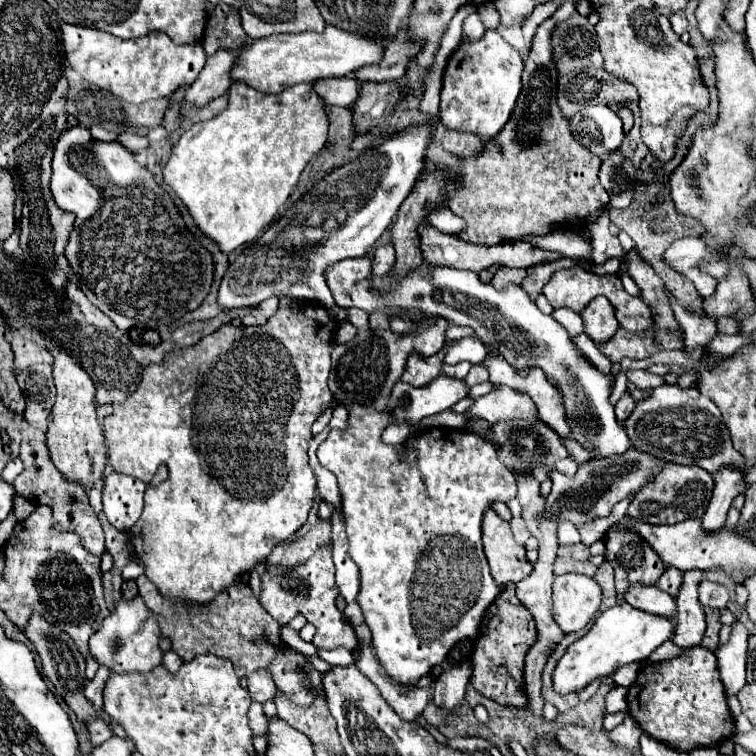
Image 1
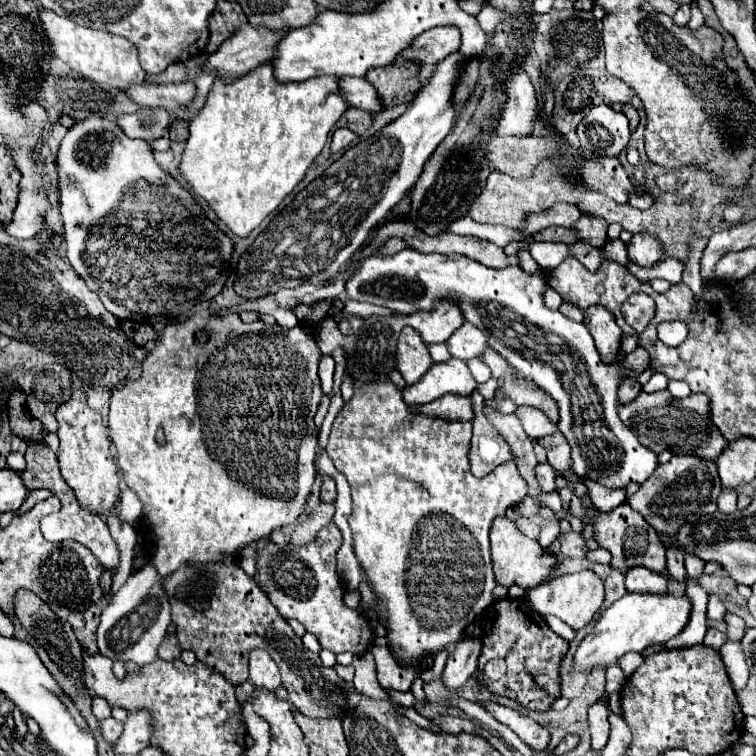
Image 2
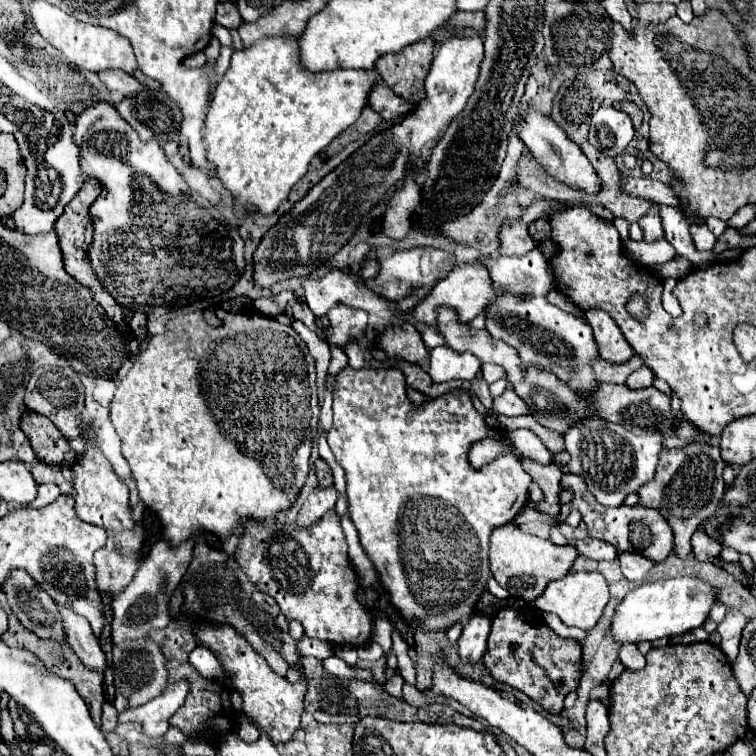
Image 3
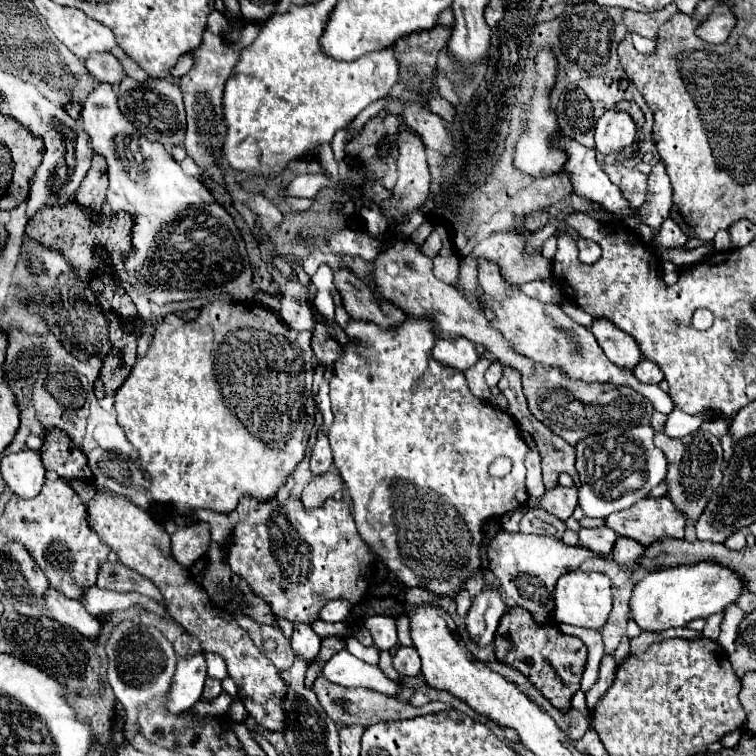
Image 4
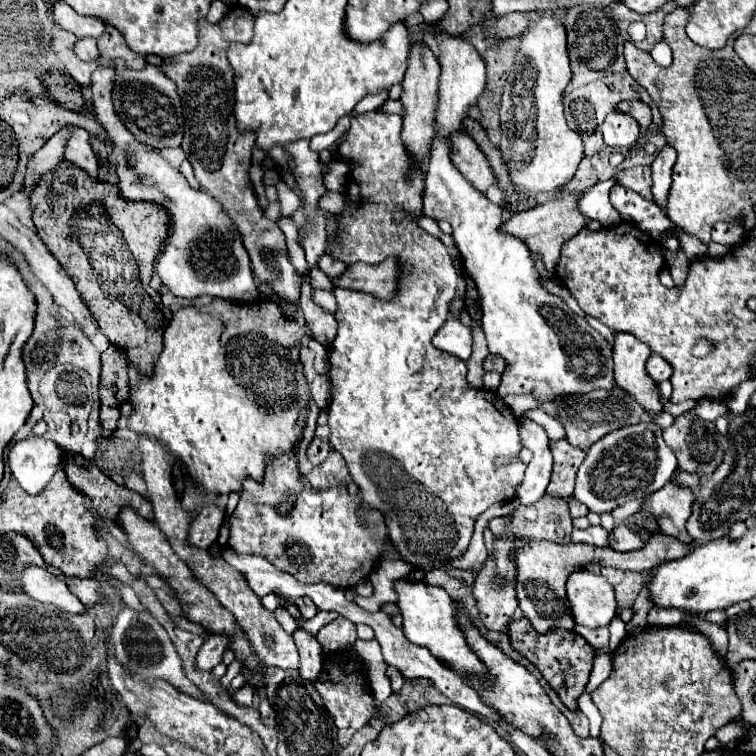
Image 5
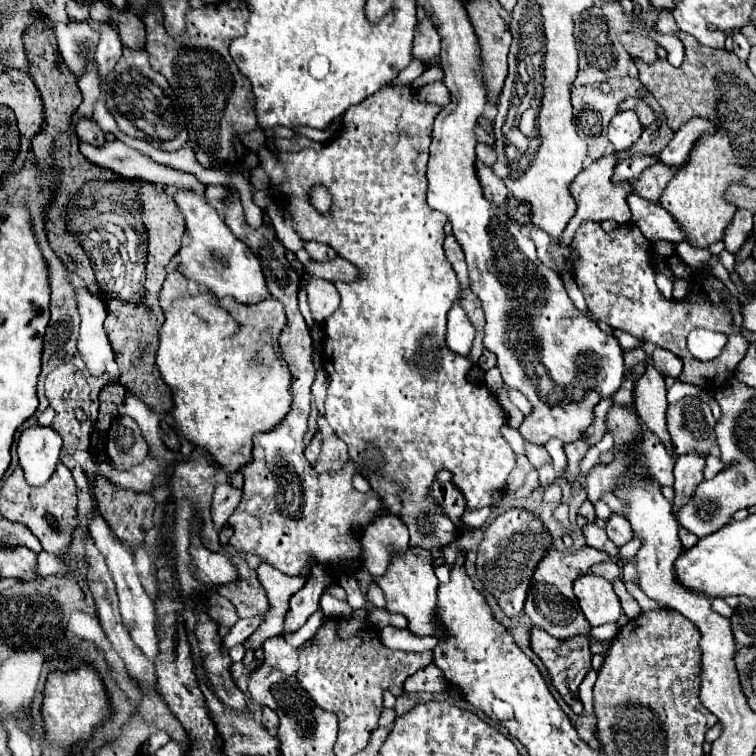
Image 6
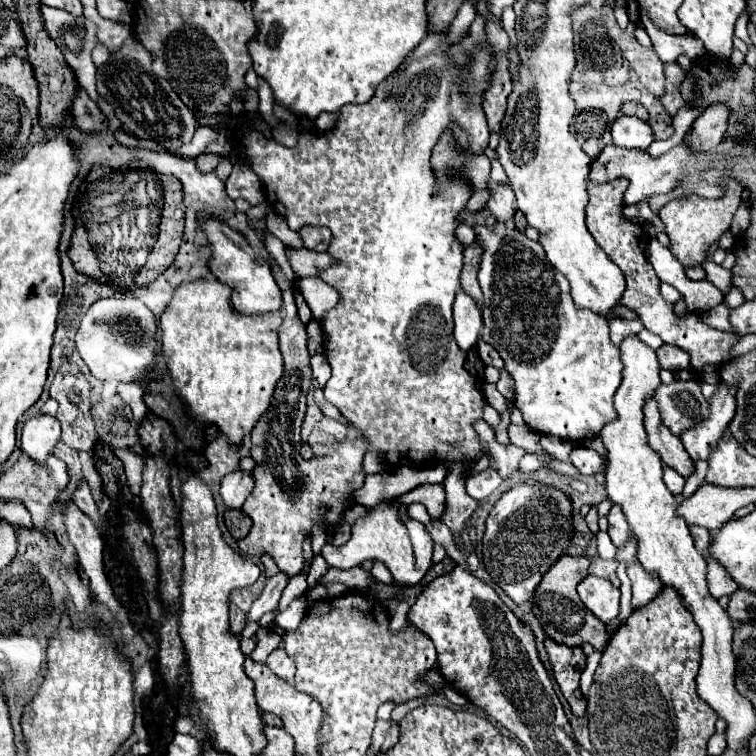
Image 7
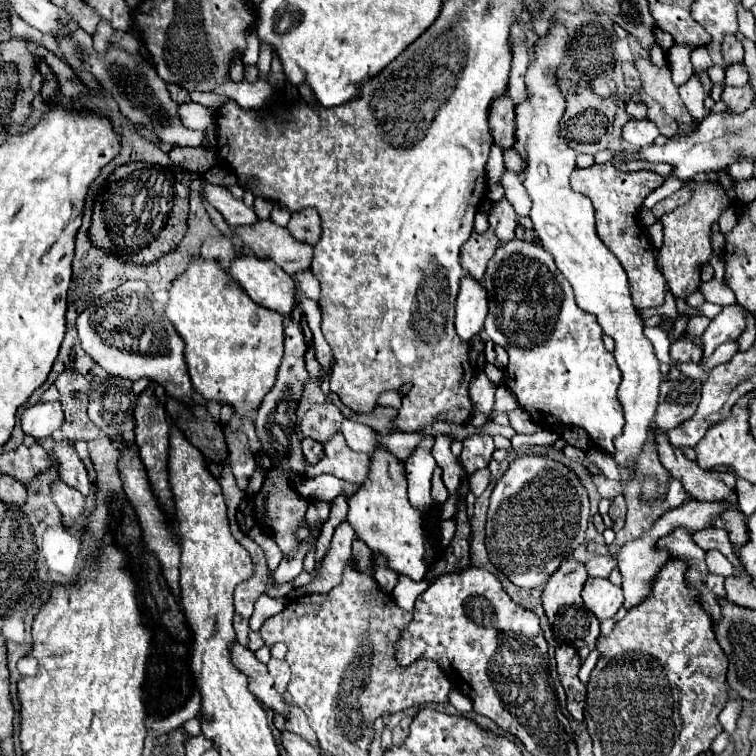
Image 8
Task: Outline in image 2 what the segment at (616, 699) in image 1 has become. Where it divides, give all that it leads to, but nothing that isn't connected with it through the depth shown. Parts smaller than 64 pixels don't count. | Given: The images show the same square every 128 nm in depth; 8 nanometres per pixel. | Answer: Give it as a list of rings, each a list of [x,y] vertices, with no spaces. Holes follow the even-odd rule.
[[[596,702],[594,706],[590,706],[588,712],[588,726],[590,726],[590,738],[592,738],[592,750],[600,752],[606,742],[608,742],[608,732],[610,732],[610,724],[608,724],[608,706],[602,702]]]

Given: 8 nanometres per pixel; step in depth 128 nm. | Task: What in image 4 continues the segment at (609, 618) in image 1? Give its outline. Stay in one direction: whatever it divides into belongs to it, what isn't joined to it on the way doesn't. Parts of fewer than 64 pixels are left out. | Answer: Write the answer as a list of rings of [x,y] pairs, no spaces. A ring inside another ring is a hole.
[[[700,560],[694,564],[682,564],[646,574],[632,592],[630,610],[632,618],[642,630],[660,632],[666,628],[686,626],[696,618],[708,618],[716,612],[724,612],[726,606],[738,600],[744,588],[744,578],[738,572],[732,572],[714,560]]]

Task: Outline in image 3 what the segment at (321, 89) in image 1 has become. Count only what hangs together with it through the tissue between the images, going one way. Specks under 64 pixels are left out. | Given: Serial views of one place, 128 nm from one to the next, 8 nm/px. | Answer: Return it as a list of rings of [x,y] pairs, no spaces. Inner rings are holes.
[[[380,76],[376,78],[376,88],[372,88],[368,104],[384,120],[396,120],[396,122],[400,122],[402,118],[406,118],[406,114],[410,114],[414,110],[414,104],[410,104],[410,102],[402,100],[398,94],[394,94],[394,90],[390,90]]]

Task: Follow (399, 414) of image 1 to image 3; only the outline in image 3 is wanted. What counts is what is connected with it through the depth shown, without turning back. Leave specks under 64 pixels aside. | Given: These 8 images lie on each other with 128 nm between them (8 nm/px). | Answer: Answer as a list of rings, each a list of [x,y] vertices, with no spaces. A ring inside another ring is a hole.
[[[436,346],[430,350],[428,374],[436,384],[458,378],[472,380],[480,372],[480,360],[470,352],[456,352],[448,346]]]

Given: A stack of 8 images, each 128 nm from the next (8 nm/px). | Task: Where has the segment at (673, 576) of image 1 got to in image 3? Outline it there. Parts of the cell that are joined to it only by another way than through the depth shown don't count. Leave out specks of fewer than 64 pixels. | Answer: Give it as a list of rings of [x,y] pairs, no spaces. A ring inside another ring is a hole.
[[[690,442],[684,448],[660,450],[660,460],[656,468],[656,476],[652,482],[644,484],[640,494],[640,504],[646,508],[656,508],[668,520],[674,530],[674,550],[680,558],[686,558],[692,552],[690,538],[696,532],[698,524],[718,510],[720,498],[724,494],[724,480],[722,480],[722,456],[720,446],[708,442]]]

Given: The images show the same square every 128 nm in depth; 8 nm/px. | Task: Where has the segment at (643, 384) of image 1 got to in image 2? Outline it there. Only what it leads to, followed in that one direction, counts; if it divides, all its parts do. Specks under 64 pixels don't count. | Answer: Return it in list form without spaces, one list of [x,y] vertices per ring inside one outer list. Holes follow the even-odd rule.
[[[404,248],[402,252],[398,252],[398,254],[390,256],[390,258],[382,258],[382,256],[370,256],[370,258],[366,258],[366,260],[362,262],[362,266],[360,266],[360,268],[348,278],[348,282],[346,282],[346,290],[348,290],[348,296],[350,296],[352,300],[360,300],[360,302],[370,302],[370,304],[386,306],[386,308],[394,310],[396,314],[412,314],[412,312],[416,312],[416,310],[432,310],[432,306],[434,306],[436,300],[454,300],[454,302],[458,302],[460,308],[462,308],[462,312],[464,312],[466,322],[476,324],[476,326],[486,334],[486,340],[488,340],[488,344],[490,344],[494,350],[498,350],[504,358],[508,358],[508,362],[510,362],[524,378],[534,380],[538,386],[542,386],[542,388],[558,402],[558,406],[560,406],[560,422],[558,422],[558,430],[564,434],[564,438],[568,440],[568,444],[570,444],[570,448],[572,448],[574,472],[576,472],[578,476],[586,478],[586,480],[598,482],[598,484],[602,484],[602,486],[606,486],[606,488],[614,488],[614,490],[616,490],[616,488],[626,488],[630,482],[638,482],[638,484],[640,484],[640,482],[644,482],[646,478],[650,478],[650,474],[652,474],[654,468],[658,466],[658,454],[654,454],[650,448],[638,444],[638,438],[635,434],[630,432],[630,430],[622,424],[622,420],[618,418],[618,412],[616,412],[616,408],[618,408],[616,390],[618,390],[620,382],[624,380],[624,378],[620,378],[618,364],[608,366],[608,364],[604,364],[604,362],[600,360],[600,354],[598,354],[596,344],[594,344],[594,338],[590,336],[590,332],[588,332],[588,328],[586,328],[584,324],[574,322],[574,320],[566,318],[564,314],[560,314],[558,310],[550,310],[550,308],[544,304],[544,292],[546,292],[546,288],[548,288],[548,286],[546,286],[546,274],[544,274],[544,272],[528,274],[528,272],[524,272],[520,266],[488,268],[488,266],[484,266],[484,264],[480,264],[480,262],[476,262],[476,260],[472,260],[472,258],[468,258],[468,256],[462,256],[462,254],[436,254],[436,252],[424,254],[424,252],[418,252],[418,250],[412,250],[412,248]],[[640,464],[644,464],[646,470],[640,470]]]

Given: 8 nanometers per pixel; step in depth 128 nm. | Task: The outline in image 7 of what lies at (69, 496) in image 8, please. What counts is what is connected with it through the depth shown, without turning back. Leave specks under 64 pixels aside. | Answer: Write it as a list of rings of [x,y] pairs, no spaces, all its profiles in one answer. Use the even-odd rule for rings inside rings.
[[[74,502],[64,504],[62,518],[64,518],[66,530],[68,530],[68,538],[70,538],[70,542],[74,544],[74,548],[78,552],[78,562],[80,562],[82,570],[88,576],[90,592],[94,592],[94,596],[100,602],[108,604],[108,608],[112,610],[114,618],[120,624],[126,624],[128,622],[126,612],[114,600],[112,588],[110,588],[110,584],[106,580],[106,574],[104,574],[104,562],[102,562],[104,542],[100,538],[100,532],[92,524],[92,520],[86,514],[82,514],[82,510],[78,510],[78,506],[74,506]]]

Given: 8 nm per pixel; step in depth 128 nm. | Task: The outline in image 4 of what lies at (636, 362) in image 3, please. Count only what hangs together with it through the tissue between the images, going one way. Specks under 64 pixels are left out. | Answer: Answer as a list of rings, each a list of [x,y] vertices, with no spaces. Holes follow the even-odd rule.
[[[486,258],[478,260],[478,282],[484,290],[484,298],[486,298],[486,306],[492,312],[490,318],[490,326],[494,326],[494,330],[498,330],[506,342],[510,342],[512,350],[516,350],[518,354],[542,364],[542,366],[552,366],[562,370],[570,380],[582,380],[582,382],[610,382],[616,386],[630,386],[643,396],[648,398],[654,405],[654,409],[668,415],[673,411],[674,404],[668,394],[660,389],[660,387],[652,384],[643,384],[636,379],[634,374],[630,374],[630,370],[622,370],[616,364],[612,364],[606,354],[602,352],[602,348],[598,346],[594,334],[590,332],[590,328],[580,326],[578,322],[574,322],[562,308],[560,304],[552,304],[552,302],[540,302],[536,298],[526,296],[520,286],[508,284],[500,272],[500,266],[496,262],[490,262]]]

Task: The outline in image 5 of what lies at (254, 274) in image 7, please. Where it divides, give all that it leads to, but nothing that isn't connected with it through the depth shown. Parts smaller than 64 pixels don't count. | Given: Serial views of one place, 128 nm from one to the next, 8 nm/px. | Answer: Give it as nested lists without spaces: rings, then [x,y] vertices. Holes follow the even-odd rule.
[[[98,66],[92,74],[92,94],[94,94],[94,112],[96,118],[102,122],[102,126],[108,132],[108,140],[114,142],[114,152],[112,152],[112,162],[116,166],[118,172],[118,188],[122,192],[124,198],[128,200],[150,200],[156,202],[160,206],[164,206],[168,210],[168,214],[172,216],[172,232],[168,238],[168,244],[164,248],[164,252],[158,256],[154,268],[156,274],[160,276],[162,284],[170,288],[172,294],[182,296],[182,298],[196,298],[202,294],[210,294],[216,298],[224,298],[224,300],[232,300],[232,302],[254,302],[258,300],[258,286],[254,282],[254,272],[250,266],[250,258],[248,252],[242,244],[242,238],[238,234],[238,230],[232,226],[232,220],[228,218],[228,214],[222,210],[222,206],[204,190],[194,190],[186,178],[172,166],[168,164],[162,154],[158,150],[150,150],[148,146],[140,144],[128,130],[126,126],[120,122],[120,118],[114,112],[112,106],[112,86],[114,86],[114,66]]]

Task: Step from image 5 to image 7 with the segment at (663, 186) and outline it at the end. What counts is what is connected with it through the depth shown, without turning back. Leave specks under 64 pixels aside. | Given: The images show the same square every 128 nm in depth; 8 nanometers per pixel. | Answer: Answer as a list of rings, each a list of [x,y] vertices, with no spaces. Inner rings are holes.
[[[722,102],[708,106],[706,112],[696,118],[696,122],[692,124],[692,132],[686,136],[692,150],[714,150],[724,140],[728,118],[730,110],[728,106],[722,106]]]

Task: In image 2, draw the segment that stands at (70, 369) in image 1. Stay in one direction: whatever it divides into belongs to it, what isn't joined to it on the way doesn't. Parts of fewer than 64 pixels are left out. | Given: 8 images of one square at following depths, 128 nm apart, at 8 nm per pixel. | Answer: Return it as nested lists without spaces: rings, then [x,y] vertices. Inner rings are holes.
[[[78,384],[72,386],[72,398],[56,410],[56,420],[60,424],[58,462],[66,484],[76,492],[78,502],[90,512],[98,516],[102,512],[110,512],[120,498],[118,466],[110,452],[108,428],[104,426],[100,414],[88,406],[86,394]]]

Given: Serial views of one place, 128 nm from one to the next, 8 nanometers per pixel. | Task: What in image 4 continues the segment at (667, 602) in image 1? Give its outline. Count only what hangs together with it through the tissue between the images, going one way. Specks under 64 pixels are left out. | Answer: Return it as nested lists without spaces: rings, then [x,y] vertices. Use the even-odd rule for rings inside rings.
[[[618,538],[612,548],[614,562],[626,570],[634,570],[642,552],[644,552],[644,548],[640,546],[640,542],[634,542],[632,538]]]

